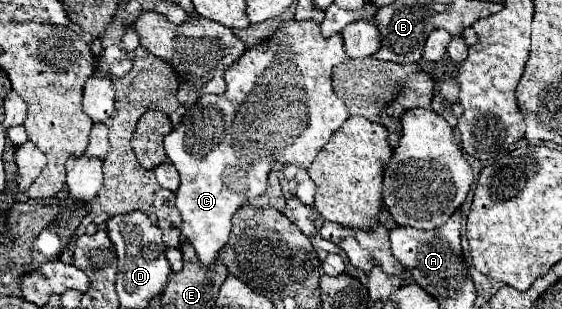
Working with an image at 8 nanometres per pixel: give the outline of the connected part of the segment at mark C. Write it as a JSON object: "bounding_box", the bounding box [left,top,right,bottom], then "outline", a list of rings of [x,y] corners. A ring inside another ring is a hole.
{"bounding_box":[164,19,350,265],"outline":[[[286,19],[280,21],[274,35],[248,47],[244,55],[232,63],[226,73],[226,91],[222,95],[204,95],[198,99],[182,123],[172,129],[164,137],[164,151],[172,165],[180,173],[180,187],[176,191],[176,207],[182,213],[182,235],[188,239],[202,265],[214,265],[218,251],[226,245],[230,235],[230,219],[238,211],[238,207],[266,191],[266,179],[270,169],[278,165],[294,163],[300,167],[298,181],[298,199],[304,205],[314,205],[314,181],[308,177],[306,167],[312,163],[316,153],[324,147],[324,143],[338,131],[338,127],[350,117],[342,99],[332,91],[332,71],[346,61],[346,53],[342,49],[342,35],[322,37],[320,25],[314,21],[296,21]]]}

